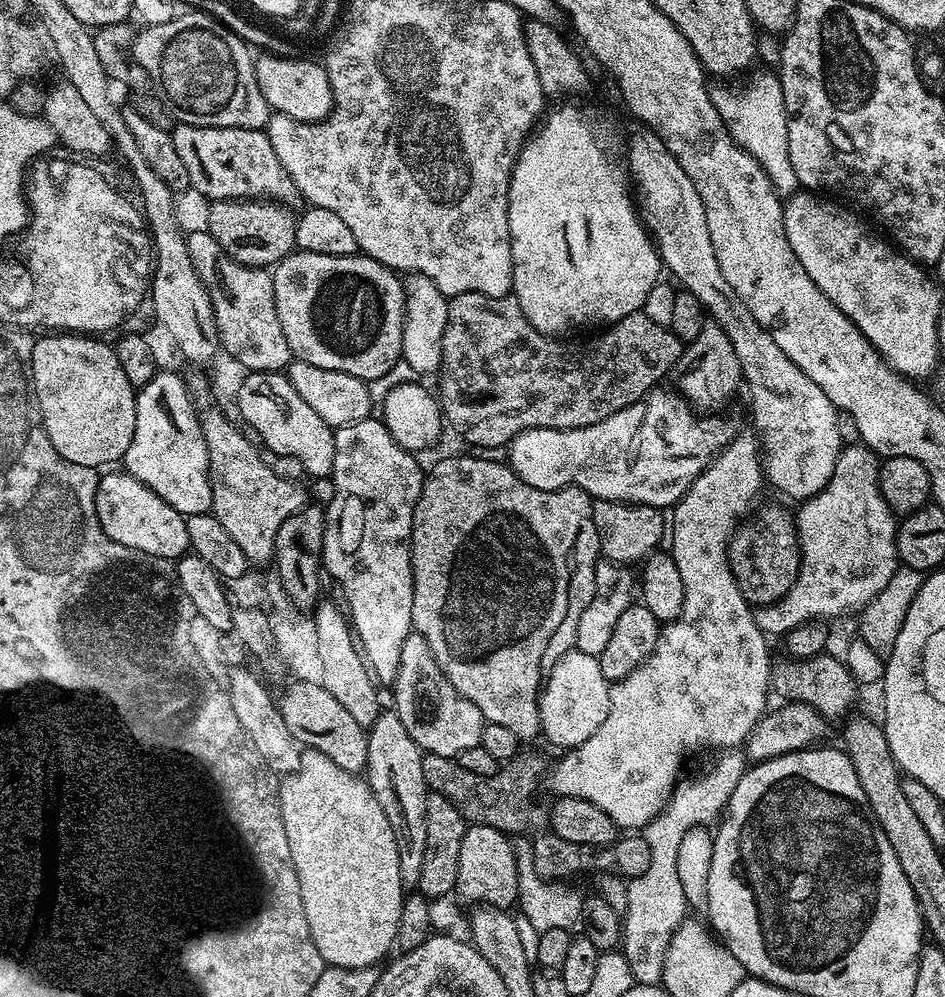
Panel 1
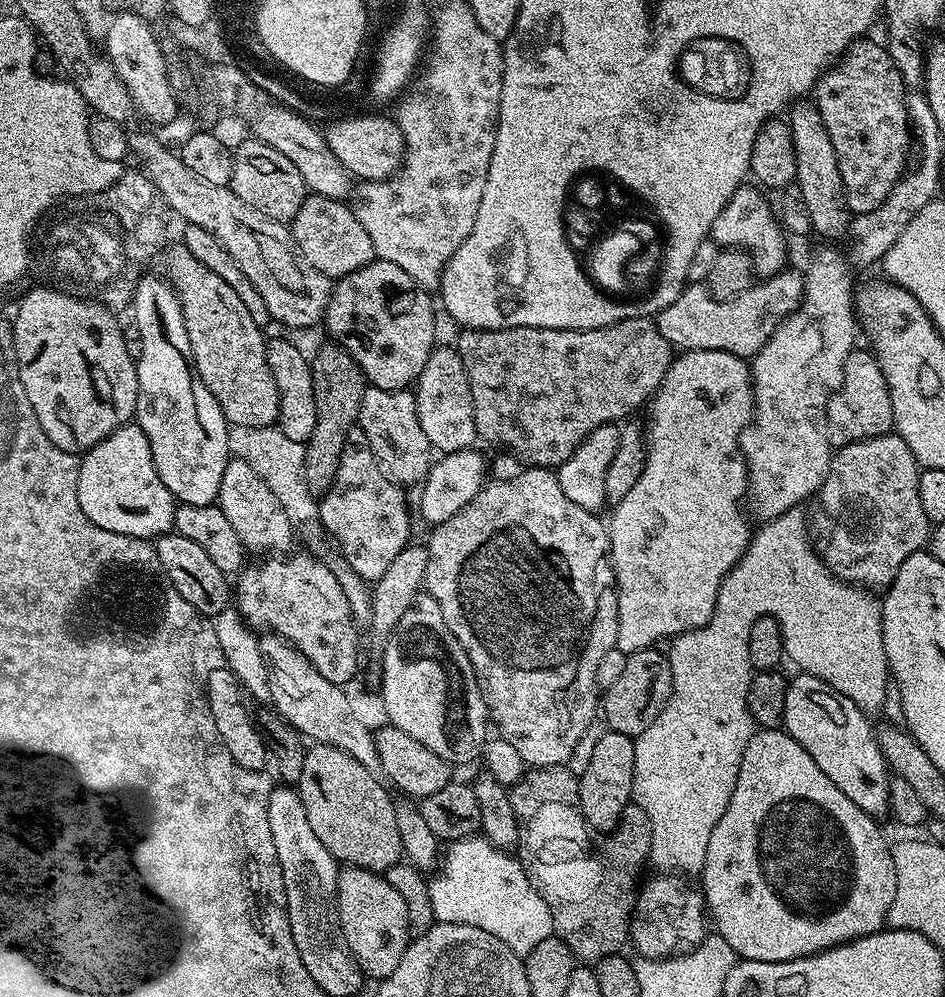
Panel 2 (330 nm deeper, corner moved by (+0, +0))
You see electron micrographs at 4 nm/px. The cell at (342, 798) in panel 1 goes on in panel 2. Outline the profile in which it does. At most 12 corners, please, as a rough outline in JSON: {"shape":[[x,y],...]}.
{"shape":[[344,866],[336,897],[361,972],[394,974],[406,902],[381,873]]}

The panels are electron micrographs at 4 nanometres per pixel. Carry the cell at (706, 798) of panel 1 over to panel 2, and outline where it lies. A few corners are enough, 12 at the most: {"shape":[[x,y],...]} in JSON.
{"shape":[[803,507],[763,521],[706,626],[675,637],[635,737],[650,864],[703,873],[758,728],[754,622],[866,714],[881,601],[828,569]]}

